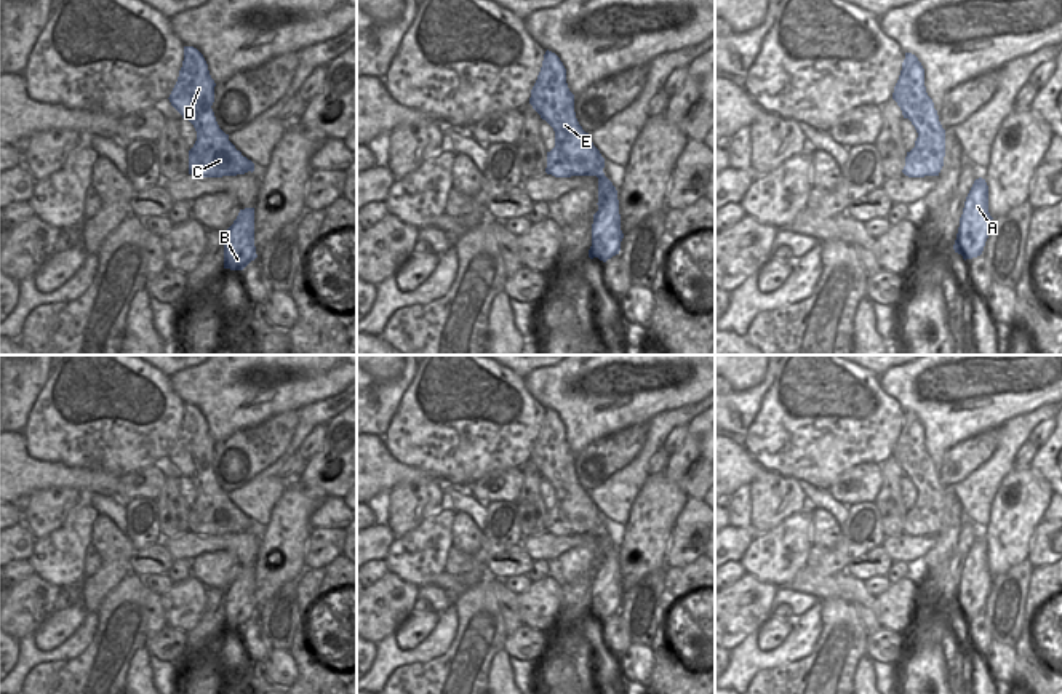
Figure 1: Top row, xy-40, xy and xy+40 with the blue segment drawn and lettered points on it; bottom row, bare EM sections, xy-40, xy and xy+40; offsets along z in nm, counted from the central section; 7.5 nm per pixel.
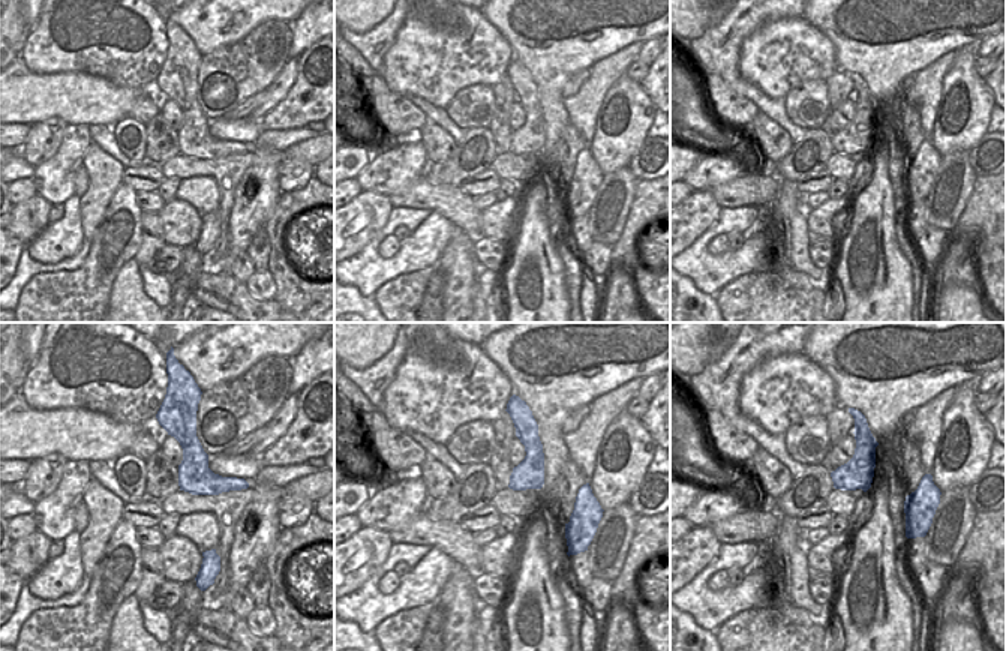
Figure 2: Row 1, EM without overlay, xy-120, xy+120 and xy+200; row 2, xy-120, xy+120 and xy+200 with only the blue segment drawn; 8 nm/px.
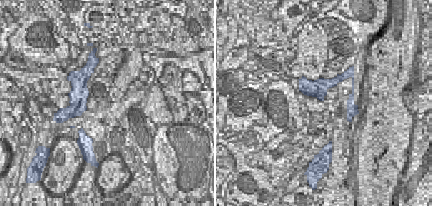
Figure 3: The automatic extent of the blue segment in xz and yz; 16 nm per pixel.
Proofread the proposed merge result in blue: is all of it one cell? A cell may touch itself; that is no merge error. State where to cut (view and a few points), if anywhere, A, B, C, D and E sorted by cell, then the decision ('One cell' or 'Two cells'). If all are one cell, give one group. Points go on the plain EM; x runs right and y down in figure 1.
Split along xy (598, 534), (605, 536). Groups: A B / C D E. Two cells.

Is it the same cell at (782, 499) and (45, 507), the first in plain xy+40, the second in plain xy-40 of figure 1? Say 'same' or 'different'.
same

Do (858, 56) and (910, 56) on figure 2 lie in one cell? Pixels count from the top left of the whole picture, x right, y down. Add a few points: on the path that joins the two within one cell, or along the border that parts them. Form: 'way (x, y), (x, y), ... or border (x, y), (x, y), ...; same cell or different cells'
way (871, 56), (897, 56); same cell

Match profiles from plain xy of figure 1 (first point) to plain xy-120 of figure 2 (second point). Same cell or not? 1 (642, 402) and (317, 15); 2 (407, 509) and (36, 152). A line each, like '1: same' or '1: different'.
1: different
2: same

